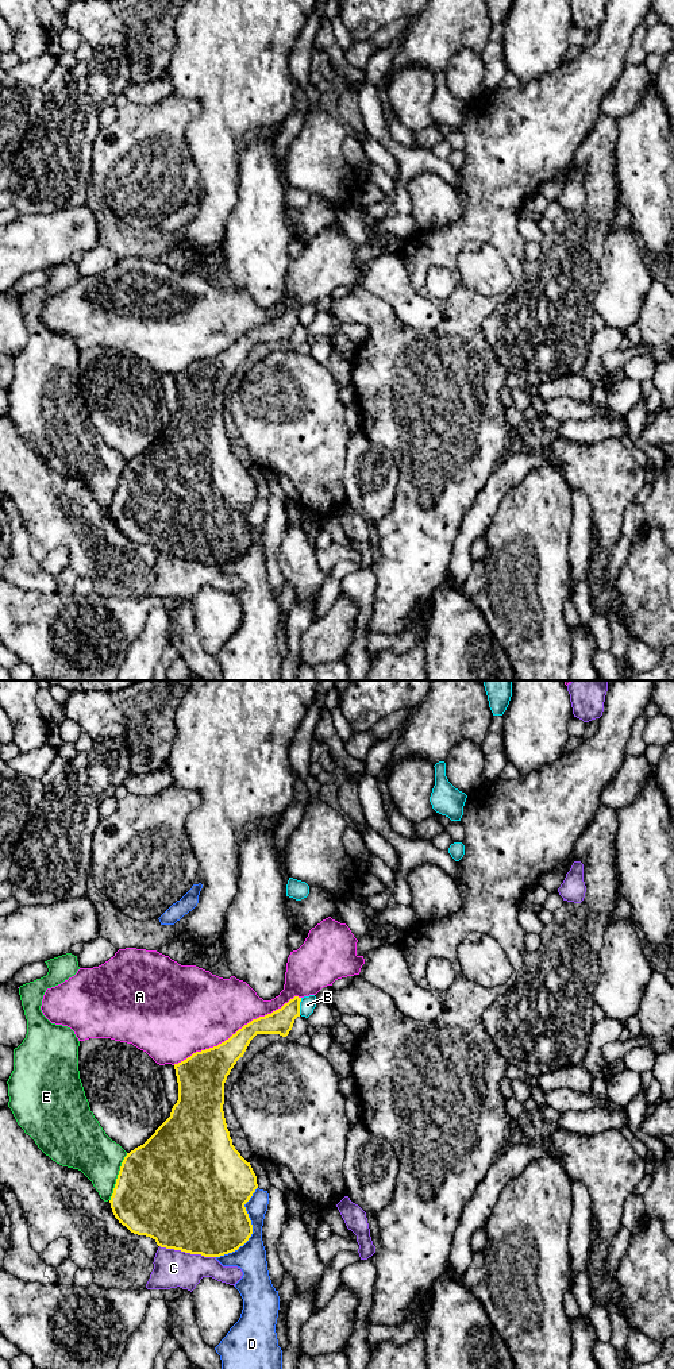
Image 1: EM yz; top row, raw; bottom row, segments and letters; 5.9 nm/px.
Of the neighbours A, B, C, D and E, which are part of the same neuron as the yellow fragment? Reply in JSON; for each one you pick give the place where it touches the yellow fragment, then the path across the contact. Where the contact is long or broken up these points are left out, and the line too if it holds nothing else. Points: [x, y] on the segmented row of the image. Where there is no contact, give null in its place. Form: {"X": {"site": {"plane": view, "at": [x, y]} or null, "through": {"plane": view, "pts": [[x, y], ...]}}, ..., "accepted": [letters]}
{"accepted": []}

